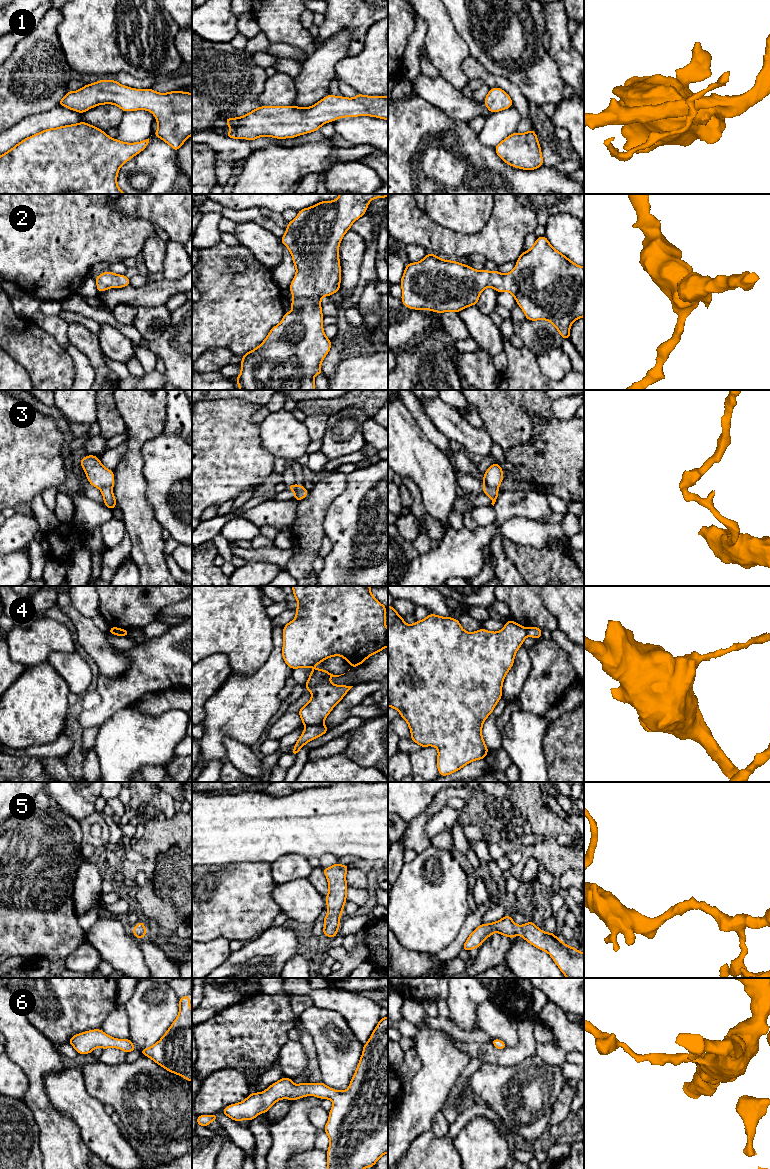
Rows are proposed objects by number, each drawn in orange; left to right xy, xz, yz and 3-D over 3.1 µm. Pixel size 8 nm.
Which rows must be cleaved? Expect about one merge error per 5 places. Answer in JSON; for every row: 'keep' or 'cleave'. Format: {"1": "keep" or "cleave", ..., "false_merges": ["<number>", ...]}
{"1": "keep", "2": "keep", "3": "cleave", "4": "cleave", "5": "keep", "6": "keep", "false_merges": ["3", "4"]}

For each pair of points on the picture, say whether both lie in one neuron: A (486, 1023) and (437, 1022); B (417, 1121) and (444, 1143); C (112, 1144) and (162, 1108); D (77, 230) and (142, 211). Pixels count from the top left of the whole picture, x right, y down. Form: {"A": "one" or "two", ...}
{"A": "two", "B": "two", "C": "two", "D": "two"}

